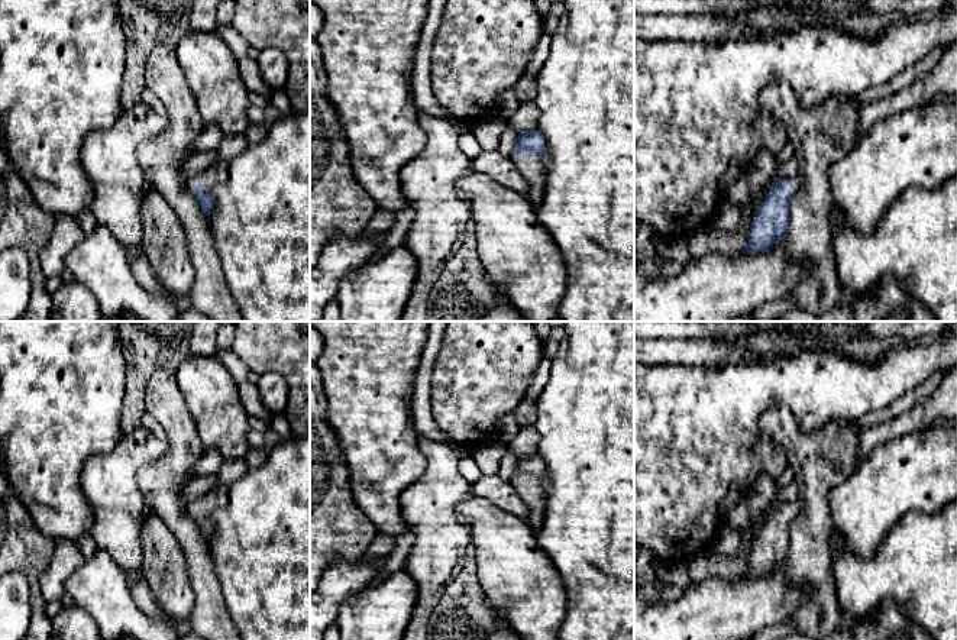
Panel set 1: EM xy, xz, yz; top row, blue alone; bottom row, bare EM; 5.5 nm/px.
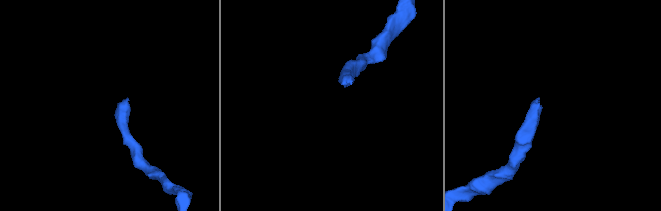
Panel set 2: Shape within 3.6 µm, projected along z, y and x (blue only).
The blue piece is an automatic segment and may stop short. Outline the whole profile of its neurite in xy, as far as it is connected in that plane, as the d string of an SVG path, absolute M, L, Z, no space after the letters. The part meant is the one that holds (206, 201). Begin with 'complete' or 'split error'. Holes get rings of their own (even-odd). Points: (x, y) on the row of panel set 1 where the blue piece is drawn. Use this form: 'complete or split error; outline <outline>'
split error; outline M219 158L208 168L187 180L187 188L190 190L193 197L198 201L201 210L207 216L208 226L210 214L214 207L214 200L210 193L214 185L227 178L227 167L229 162Z

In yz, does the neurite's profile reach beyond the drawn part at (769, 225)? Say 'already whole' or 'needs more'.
needs more

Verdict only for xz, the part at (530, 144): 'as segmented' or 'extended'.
extended

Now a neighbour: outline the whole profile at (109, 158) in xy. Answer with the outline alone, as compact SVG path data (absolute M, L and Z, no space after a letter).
M142 101L122 111L104 132L87 135L81 149L85 175L93 184L90 211L98 226L107 227L125 250L143 253L142 217L139 213L143 171L138 149L158 136L166 117Z

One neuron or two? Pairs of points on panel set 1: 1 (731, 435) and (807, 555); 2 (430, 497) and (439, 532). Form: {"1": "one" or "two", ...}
{"1": "two", "2": "one"}

